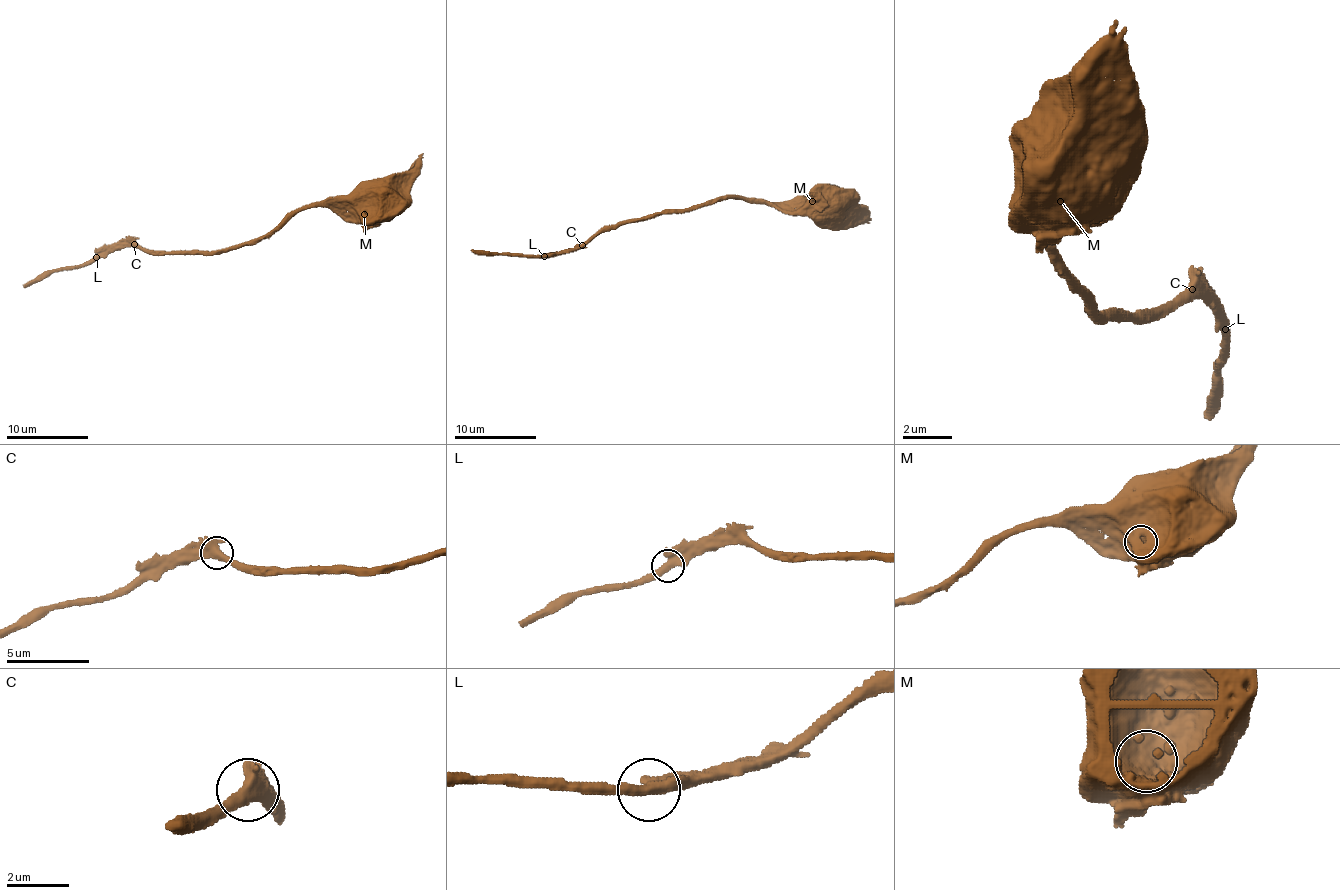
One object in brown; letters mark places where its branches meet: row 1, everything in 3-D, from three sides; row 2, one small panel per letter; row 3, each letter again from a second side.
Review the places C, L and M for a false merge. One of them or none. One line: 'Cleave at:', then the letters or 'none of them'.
Cleave at: none of them

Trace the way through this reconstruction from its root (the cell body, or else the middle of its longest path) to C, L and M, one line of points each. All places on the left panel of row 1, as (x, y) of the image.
C: (379, 200), (307, 204), (293, 210), (268, 233), (215, 251), (143, 251), (135, 243)
L: (379, 200), (307, 204), (293, 210), (268, 233), (215, 251), (116, 247), (96, 257)
M: (379, 200), (371, 202), (371, 208), (365, 214)

